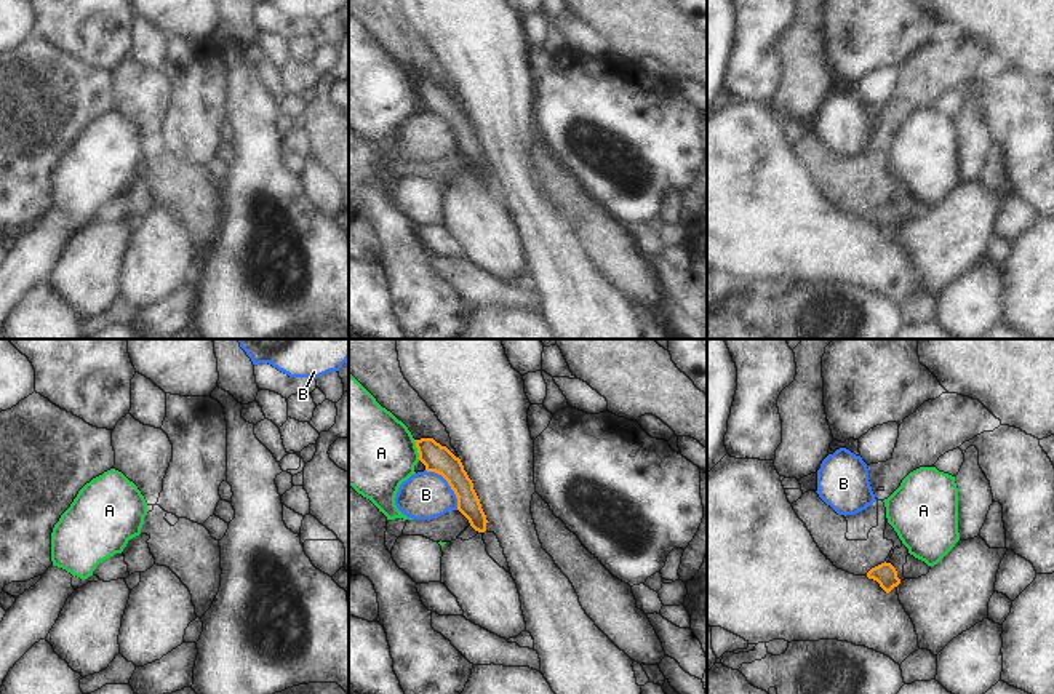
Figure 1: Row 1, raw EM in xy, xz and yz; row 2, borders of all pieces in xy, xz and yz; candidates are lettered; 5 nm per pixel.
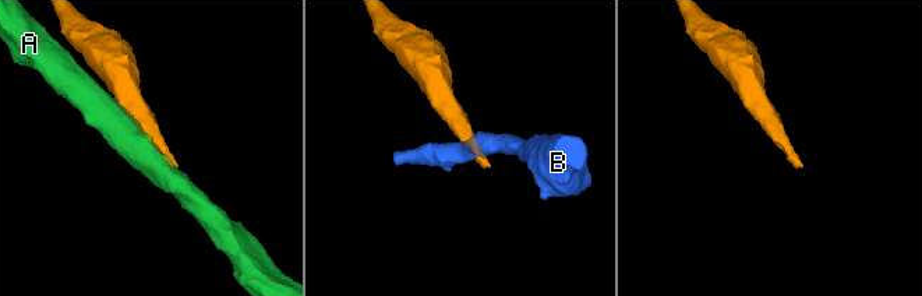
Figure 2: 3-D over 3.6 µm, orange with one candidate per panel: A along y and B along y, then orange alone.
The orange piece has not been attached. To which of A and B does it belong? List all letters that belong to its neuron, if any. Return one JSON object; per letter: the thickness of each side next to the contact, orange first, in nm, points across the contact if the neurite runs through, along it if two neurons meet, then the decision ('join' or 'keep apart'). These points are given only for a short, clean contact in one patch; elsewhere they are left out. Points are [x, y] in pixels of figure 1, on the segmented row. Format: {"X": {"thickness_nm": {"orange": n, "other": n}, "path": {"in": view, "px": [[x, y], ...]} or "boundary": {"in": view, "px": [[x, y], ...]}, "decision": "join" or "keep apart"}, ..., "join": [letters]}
{"A": {"thickness_nm": {"orange": 140, "other": 420}, "boundary": {"in": "xz", "px": [[413, 440], [419, 459]]}, "decision": "keep apart"}, "B": {"thickness_nm": {"orange": 140, "other": 240}, "boundary": {"in": "xz", "px": [[426, 469], [439, 474], [447, 482], [456, 498], [458, 509]]}, "decision": "keep apart"}, "join": []}

